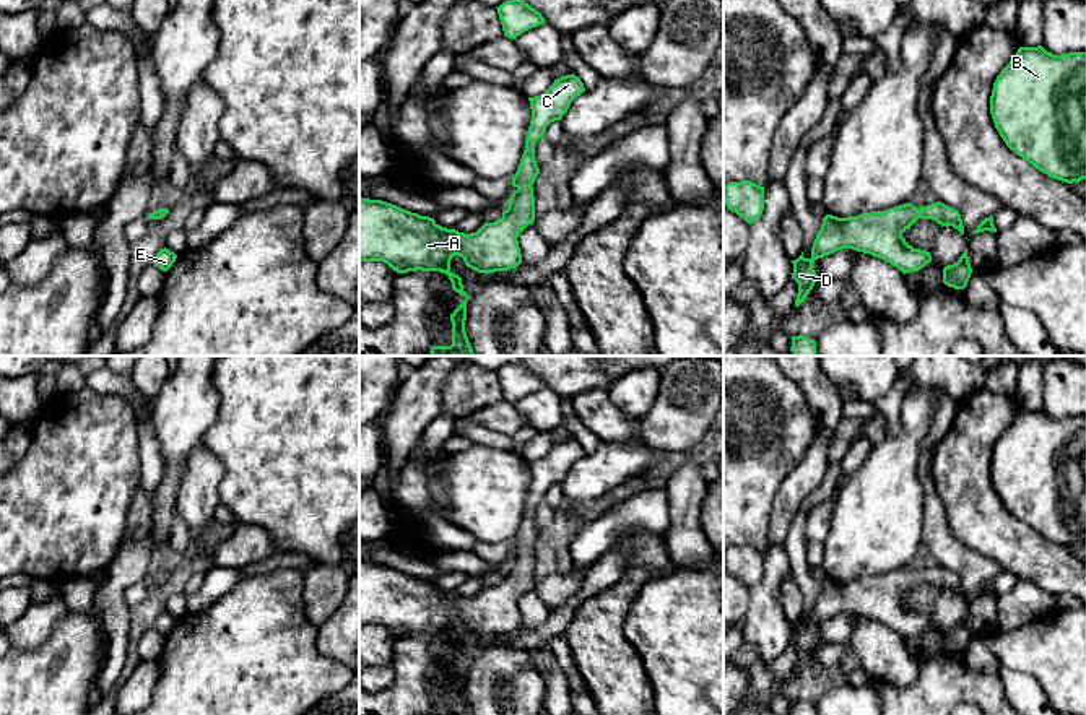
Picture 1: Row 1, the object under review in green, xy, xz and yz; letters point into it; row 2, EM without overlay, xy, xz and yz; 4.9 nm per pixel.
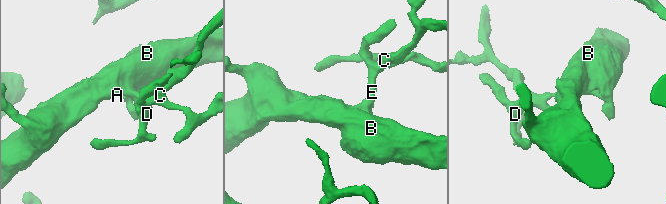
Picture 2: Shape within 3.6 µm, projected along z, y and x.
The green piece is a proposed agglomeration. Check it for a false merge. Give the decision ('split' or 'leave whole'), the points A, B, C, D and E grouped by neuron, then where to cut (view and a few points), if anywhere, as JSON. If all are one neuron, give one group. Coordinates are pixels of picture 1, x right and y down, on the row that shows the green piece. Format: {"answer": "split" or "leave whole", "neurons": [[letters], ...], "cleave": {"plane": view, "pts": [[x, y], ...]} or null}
{"answer": "leave whole", "neurons": [["A", "B", "C", "D", "E"]], "cleave": null}

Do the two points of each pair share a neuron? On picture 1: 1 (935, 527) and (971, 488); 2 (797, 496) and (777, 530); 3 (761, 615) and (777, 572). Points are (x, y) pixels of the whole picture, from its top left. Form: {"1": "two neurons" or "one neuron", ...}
{"1": "two neurons", "2": "one neuron", "3": "one neuron"}

